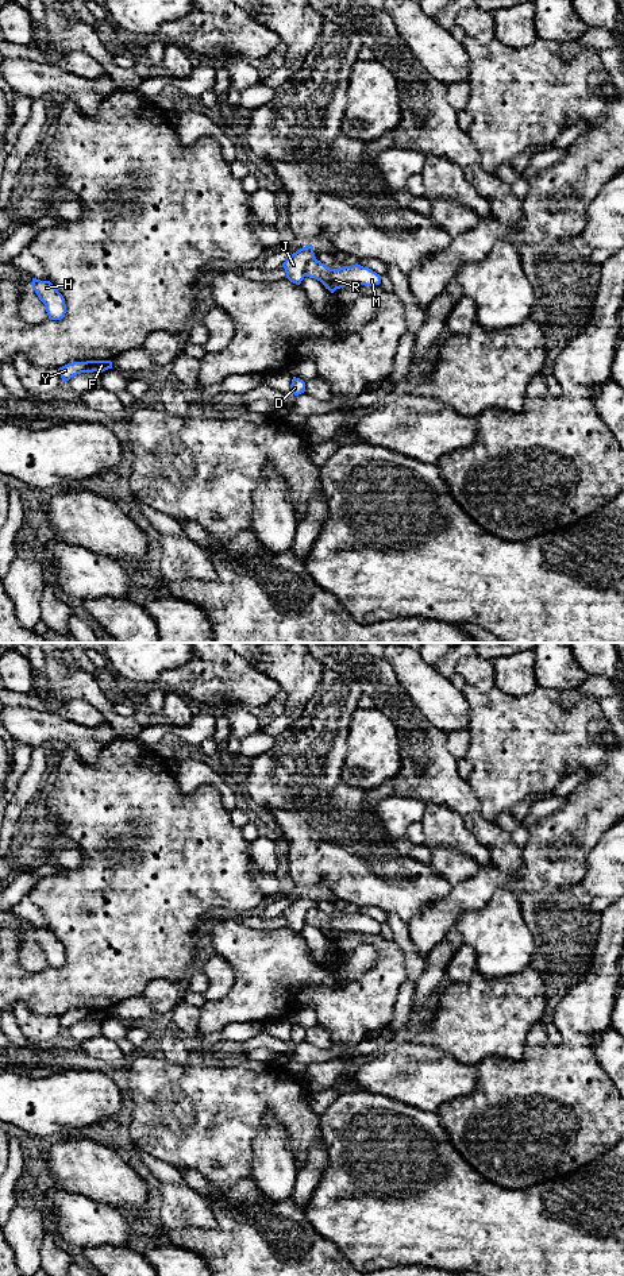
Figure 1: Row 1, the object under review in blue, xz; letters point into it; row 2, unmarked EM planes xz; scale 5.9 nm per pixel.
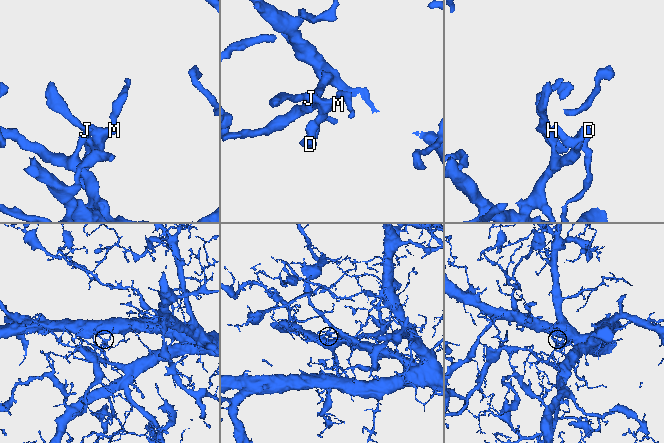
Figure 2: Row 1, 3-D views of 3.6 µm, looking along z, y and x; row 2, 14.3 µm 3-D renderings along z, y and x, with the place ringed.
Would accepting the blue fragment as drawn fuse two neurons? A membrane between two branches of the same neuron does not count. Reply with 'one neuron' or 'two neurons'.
two neurons

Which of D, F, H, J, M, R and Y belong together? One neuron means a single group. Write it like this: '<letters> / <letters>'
D M R / F H J Y

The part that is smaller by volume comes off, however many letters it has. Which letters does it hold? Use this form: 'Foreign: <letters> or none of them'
Foreign: D, M, R

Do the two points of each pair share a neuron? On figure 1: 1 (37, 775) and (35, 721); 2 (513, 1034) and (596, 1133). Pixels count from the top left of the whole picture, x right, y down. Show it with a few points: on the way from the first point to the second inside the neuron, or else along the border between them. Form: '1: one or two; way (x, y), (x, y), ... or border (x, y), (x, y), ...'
1: two; border (46, 744), (33, 748)
2: two; border (527, 1043), (524, 1053), (516, 1060), (493, 1056)

